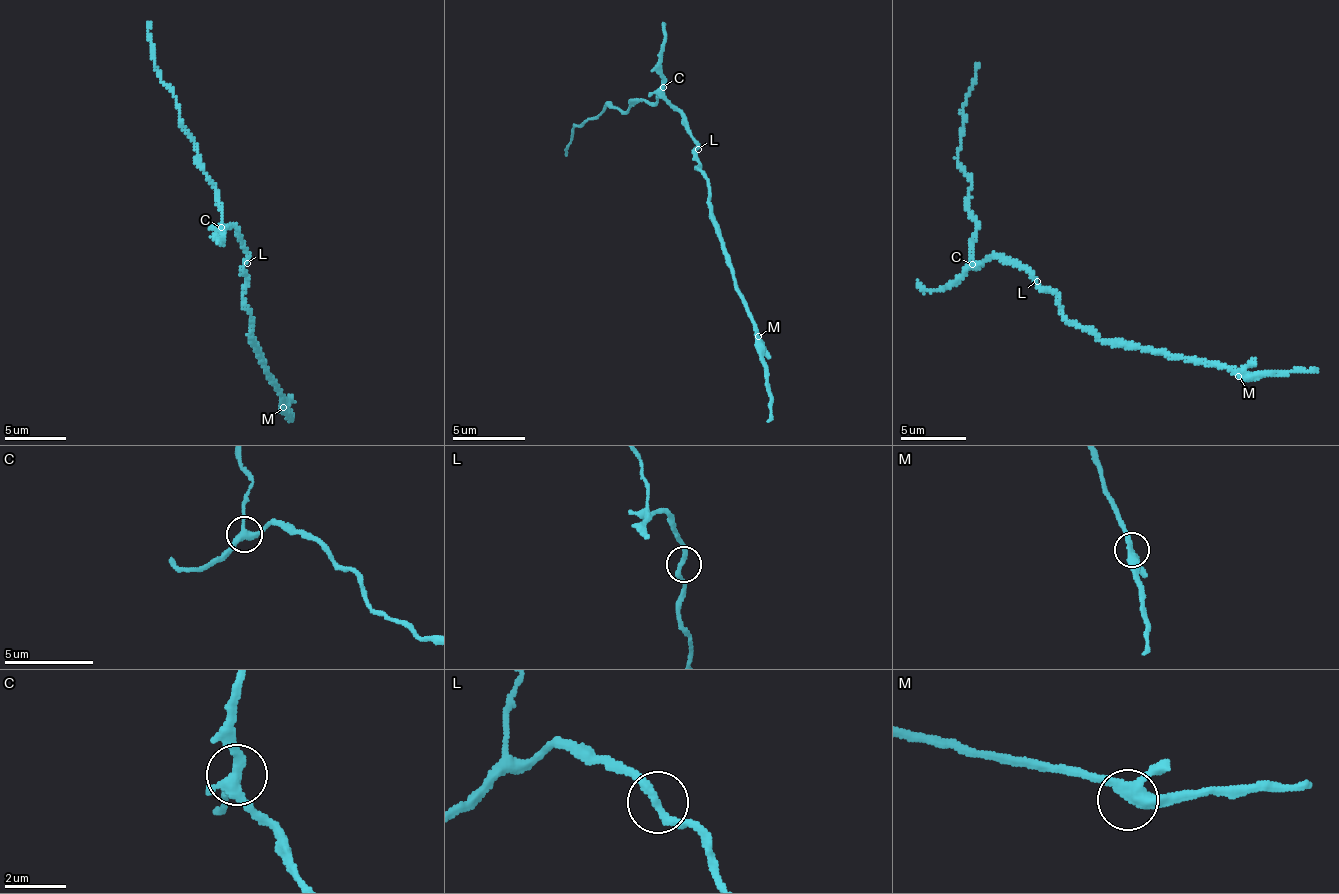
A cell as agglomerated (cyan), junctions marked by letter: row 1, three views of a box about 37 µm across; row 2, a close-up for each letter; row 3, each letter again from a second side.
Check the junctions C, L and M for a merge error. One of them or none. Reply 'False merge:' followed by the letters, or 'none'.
False merge: C

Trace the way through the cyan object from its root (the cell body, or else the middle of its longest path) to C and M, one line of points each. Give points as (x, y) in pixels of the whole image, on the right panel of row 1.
C: (1036, 281), (1023, 269), (1003, 264), (990, 255), (980, 264), (973, 265)
M: (1036, 281), (1056, 297), (1063, 317), (1089, 327), (1102, 340), (1122, 340), (1215, 362), (1238, 376)

